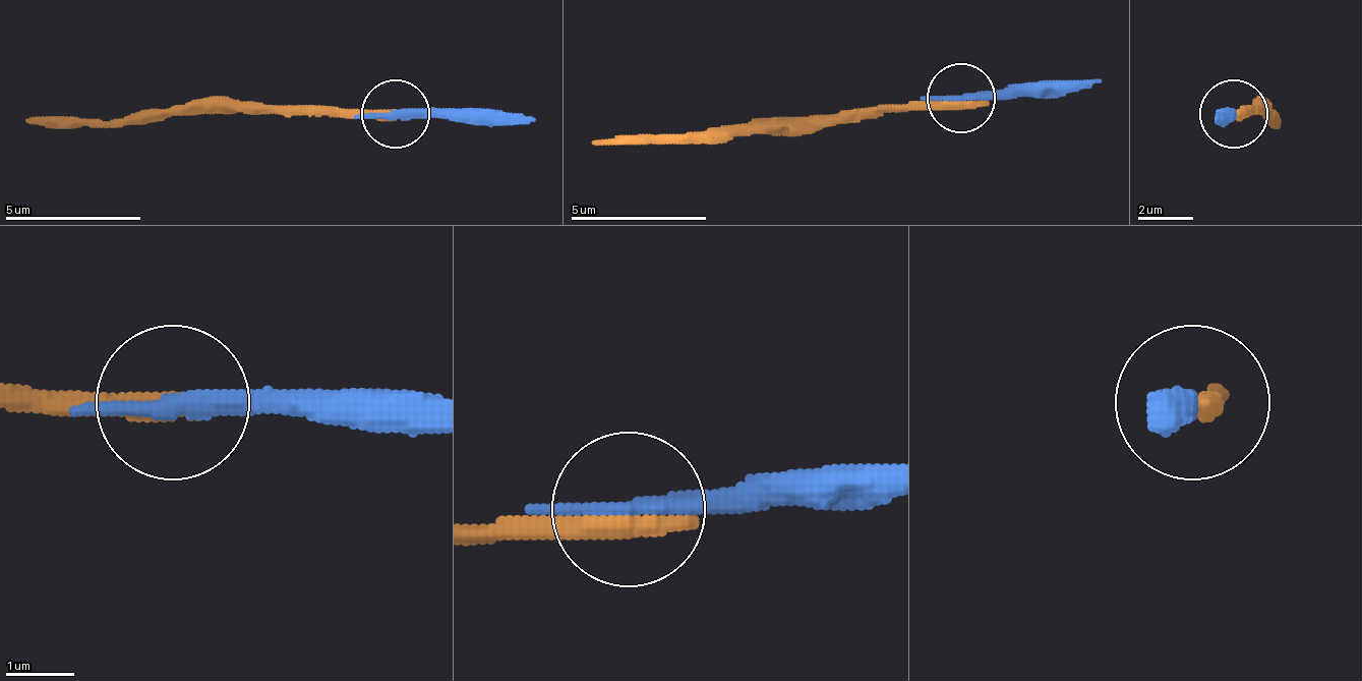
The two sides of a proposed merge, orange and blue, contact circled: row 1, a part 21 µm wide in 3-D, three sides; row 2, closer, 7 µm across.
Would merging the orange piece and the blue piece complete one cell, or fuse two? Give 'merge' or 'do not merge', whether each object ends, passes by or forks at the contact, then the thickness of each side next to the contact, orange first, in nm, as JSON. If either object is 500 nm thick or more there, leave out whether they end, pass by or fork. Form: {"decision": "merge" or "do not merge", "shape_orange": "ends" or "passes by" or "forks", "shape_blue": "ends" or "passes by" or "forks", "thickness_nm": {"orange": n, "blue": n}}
{"decision": "merge", "shape_orange": "ends", "shape_blue": "passes by", "thickness_nm": {"orange": 440, "blue": 260}}

